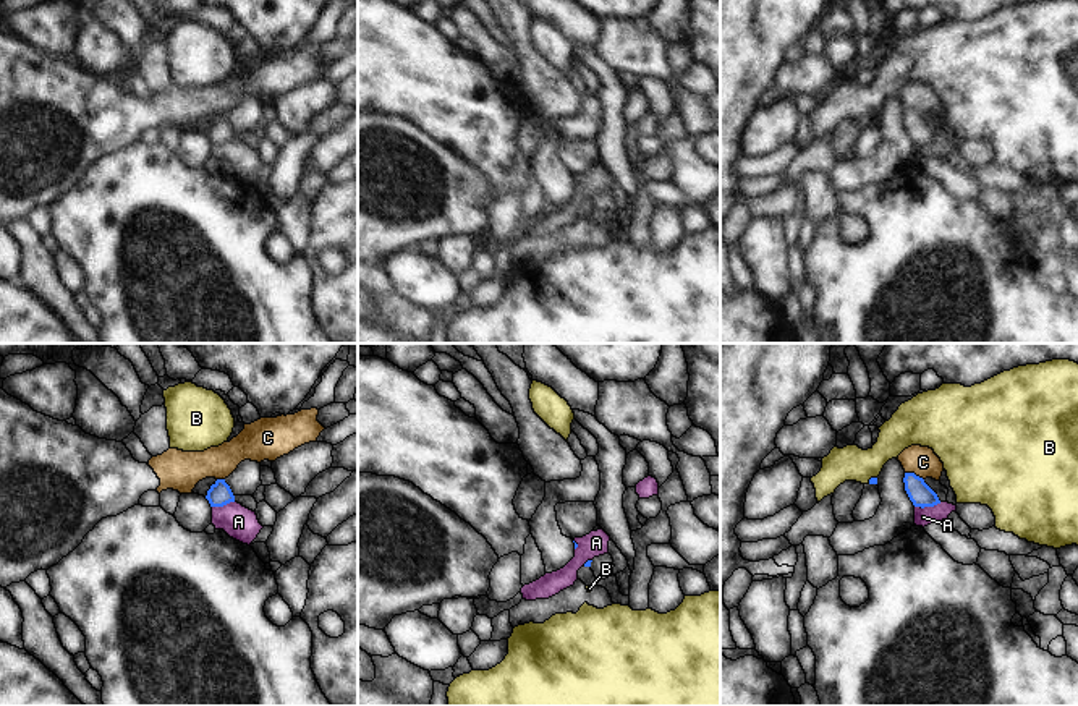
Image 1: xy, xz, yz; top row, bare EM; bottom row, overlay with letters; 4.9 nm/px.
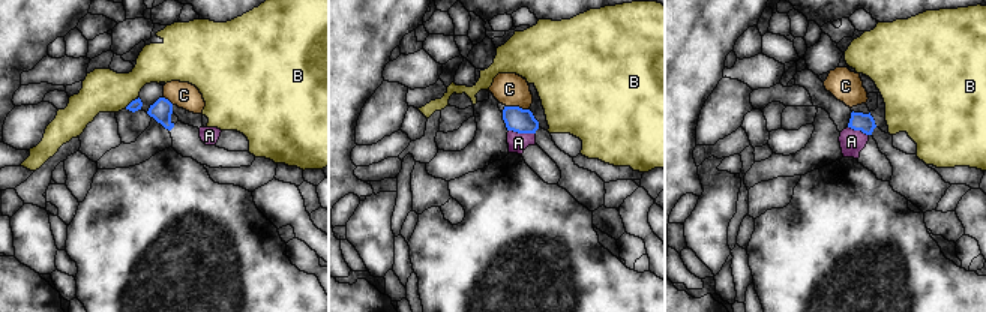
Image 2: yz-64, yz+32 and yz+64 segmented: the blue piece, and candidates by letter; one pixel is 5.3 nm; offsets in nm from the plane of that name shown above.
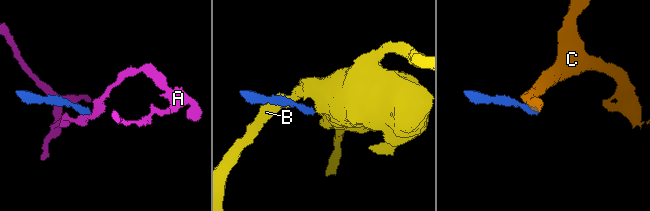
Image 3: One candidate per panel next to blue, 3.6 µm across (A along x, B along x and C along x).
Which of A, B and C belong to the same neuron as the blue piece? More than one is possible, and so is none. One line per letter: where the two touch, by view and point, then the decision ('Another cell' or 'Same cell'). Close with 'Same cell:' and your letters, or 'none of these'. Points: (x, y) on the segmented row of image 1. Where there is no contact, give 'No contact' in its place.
A: Touches blue at yz (928, 506). Another cell
B: Touches blue at yz (871, 478). Another cell
C: Touches blue at yz (913, 473). Another cell
Same cell: none of these

